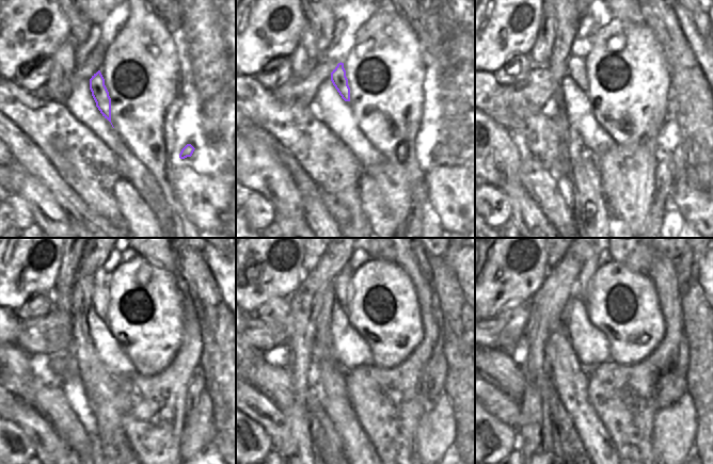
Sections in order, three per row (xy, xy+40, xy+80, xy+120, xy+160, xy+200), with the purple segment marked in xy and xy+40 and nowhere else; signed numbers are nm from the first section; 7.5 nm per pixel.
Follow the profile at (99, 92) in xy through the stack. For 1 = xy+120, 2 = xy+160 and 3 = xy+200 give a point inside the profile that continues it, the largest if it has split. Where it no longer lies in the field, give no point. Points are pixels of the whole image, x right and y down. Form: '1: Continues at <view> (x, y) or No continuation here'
1: Continues at xy+120 (100, 296)
2: Continues at xy+160 (341, 291)
3: Continues at xy+200 (583, 284)

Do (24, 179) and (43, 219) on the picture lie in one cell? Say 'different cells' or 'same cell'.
same cell

